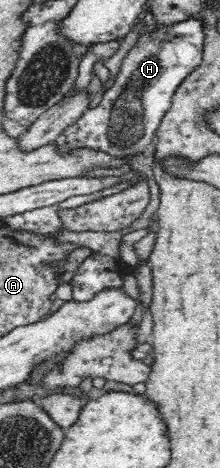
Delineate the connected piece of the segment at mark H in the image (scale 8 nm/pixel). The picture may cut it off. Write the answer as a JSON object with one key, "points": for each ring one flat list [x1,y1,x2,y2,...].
{"points":[[188,18,171,26,160,26,151,34,141,35,122,59,115,84,104,92,100,105,84,112,68,130,56,137,54,145,63,155,68,155,74,149,89,149,127,161,120,169,94,167,82,176,103,178,128,175,132,171,130,161,138,153,144,153,148,147,155,145,159,124,170,110,179,86,200,65,204,47,204,27,200,18]]}

